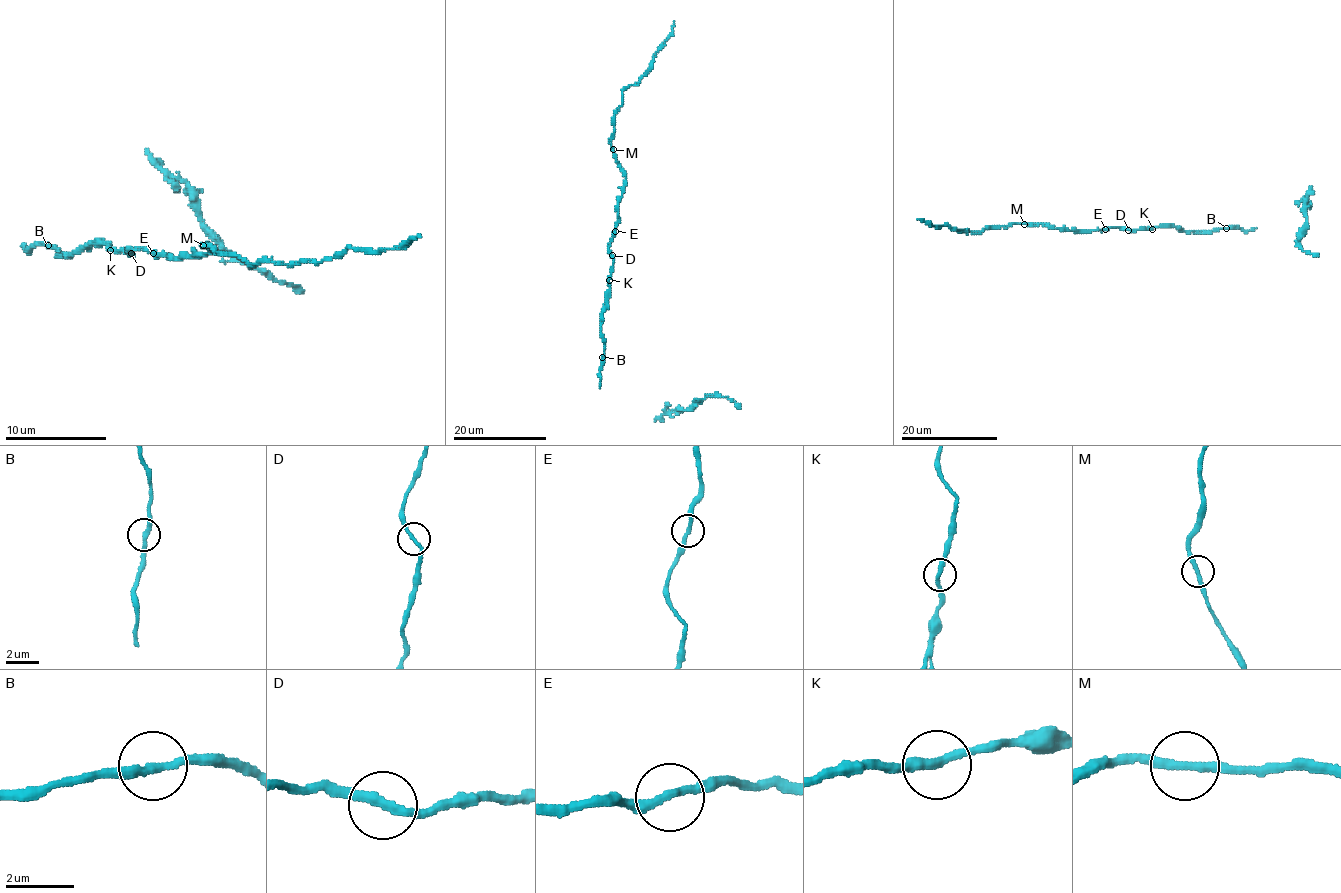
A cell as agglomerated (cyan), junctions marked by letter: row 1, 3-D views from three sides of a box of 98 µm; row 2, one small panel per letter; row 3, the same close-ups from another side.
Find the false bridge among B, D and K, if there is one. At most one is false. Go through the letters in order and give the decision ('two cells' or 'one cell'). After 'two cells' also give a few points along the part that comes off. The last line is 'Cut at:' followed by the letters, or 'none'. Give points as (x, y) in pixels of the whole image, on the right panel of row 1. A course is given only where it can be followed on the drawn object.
B: one cell
D: one cell
K: one cell
Cut at: none

